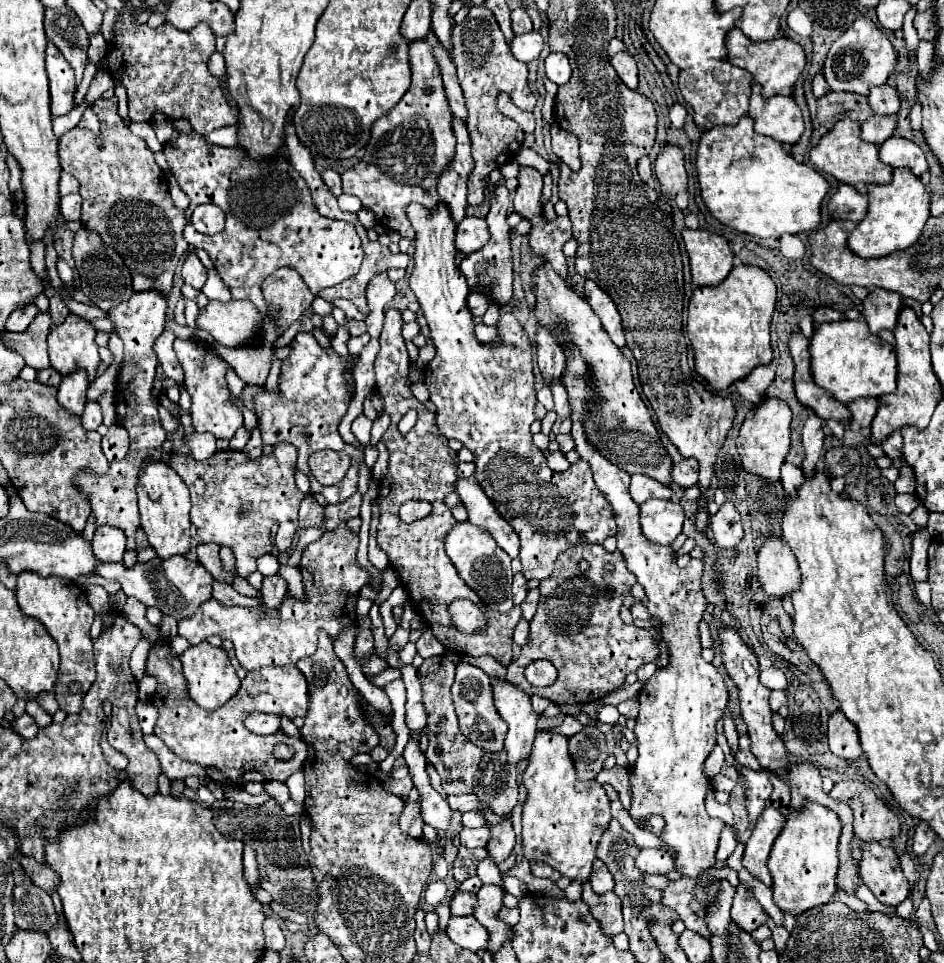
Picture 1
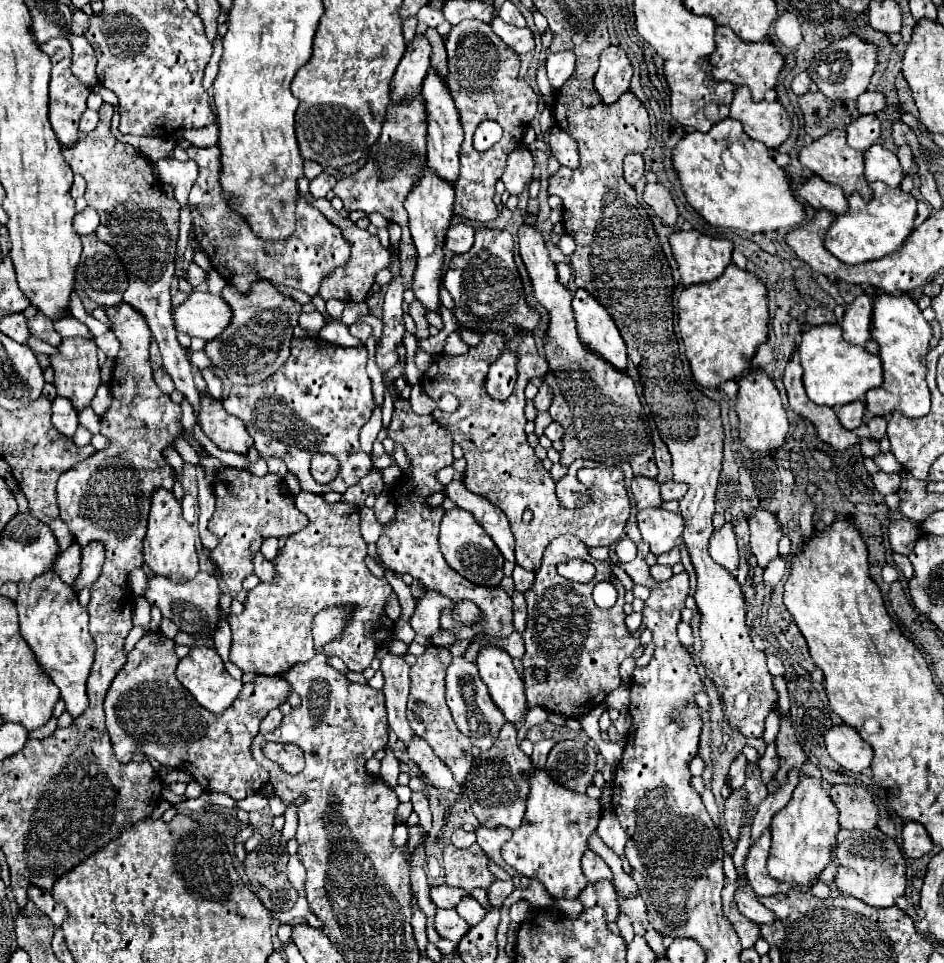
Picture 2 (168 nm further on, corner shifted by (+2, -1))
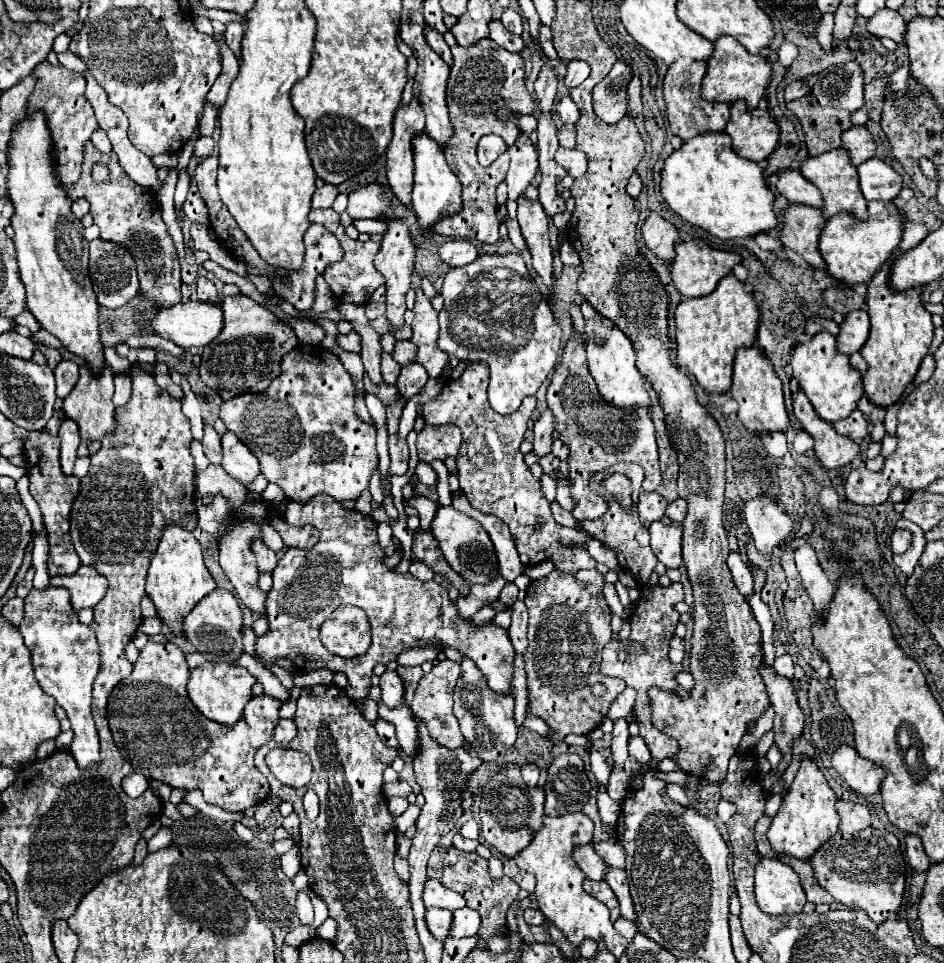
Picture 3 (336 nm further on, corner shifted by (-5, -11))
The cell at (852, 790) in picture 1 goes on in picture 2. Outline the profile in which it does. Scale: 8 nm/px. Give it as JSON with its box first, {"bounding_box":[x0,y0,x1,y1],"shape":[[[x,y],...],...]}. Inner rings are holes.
{"bounding_box":[830,784,880,830],"shape":[[[836,784],[830,798],[840,810],[838,824],[846,830],[872,830],[880,820],[870,792],[860,784]]]}

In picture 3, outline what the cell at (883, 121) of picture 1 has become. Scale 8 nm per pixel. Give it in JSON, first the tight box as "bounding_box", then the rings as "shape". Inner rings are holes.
{"bounding_box":[841,126,875,166],"shape":[[[853,126],[853,128],[845,130],[843,136],[841,136],[841,140],[843,140],[843,148],[849,152],[851,162],[855,166],[859,166],[865,160],[869,160],[869,158],[875,156],[873,134],[865,126]]]}

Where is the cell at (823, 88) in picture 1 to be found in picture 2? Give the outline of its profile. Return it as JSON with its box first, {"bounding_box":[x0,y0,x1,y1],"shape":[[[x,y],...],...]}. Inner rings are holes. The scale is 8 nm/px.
{"bounding_box":[790,72,818,96],"shape":[[[800,72],[798,76],[794,76],[790,88],[792,88],[792,92],[794,92],[796,96],[802,96],[802,94],[806,94],[806,92],[818,92],[818,86],[814,86],[812,78],[808,76],[808,72]]]}

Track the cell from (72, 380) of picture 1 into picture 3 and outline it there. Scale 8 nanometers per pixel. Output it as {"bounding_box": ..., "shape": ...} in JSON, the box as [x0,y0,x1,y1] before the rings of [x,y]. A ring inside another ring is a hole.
{"bounding_box":[59,418,79,476],"shape":[[[65,418],[61,428],[59,428],[59,440],[61,440],[61,468],[69,476],[73,472],[73,464],[77,458],[77,448],[79,448],[79,432],[77,424],[73,420]]]}

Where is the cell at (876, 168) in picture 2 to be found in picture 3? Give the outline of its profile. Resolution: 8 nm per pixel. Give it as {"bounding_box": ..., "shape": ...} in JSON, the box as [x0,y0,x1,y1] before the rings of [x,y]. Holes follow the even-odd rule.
{"bounding_box":[857,158,903,202],"shape":[[[869,158],[857,168],[859,184],[865,200],[885,200],[891,202],[899,196],[903,188],[903,178],[883,160]]]}

